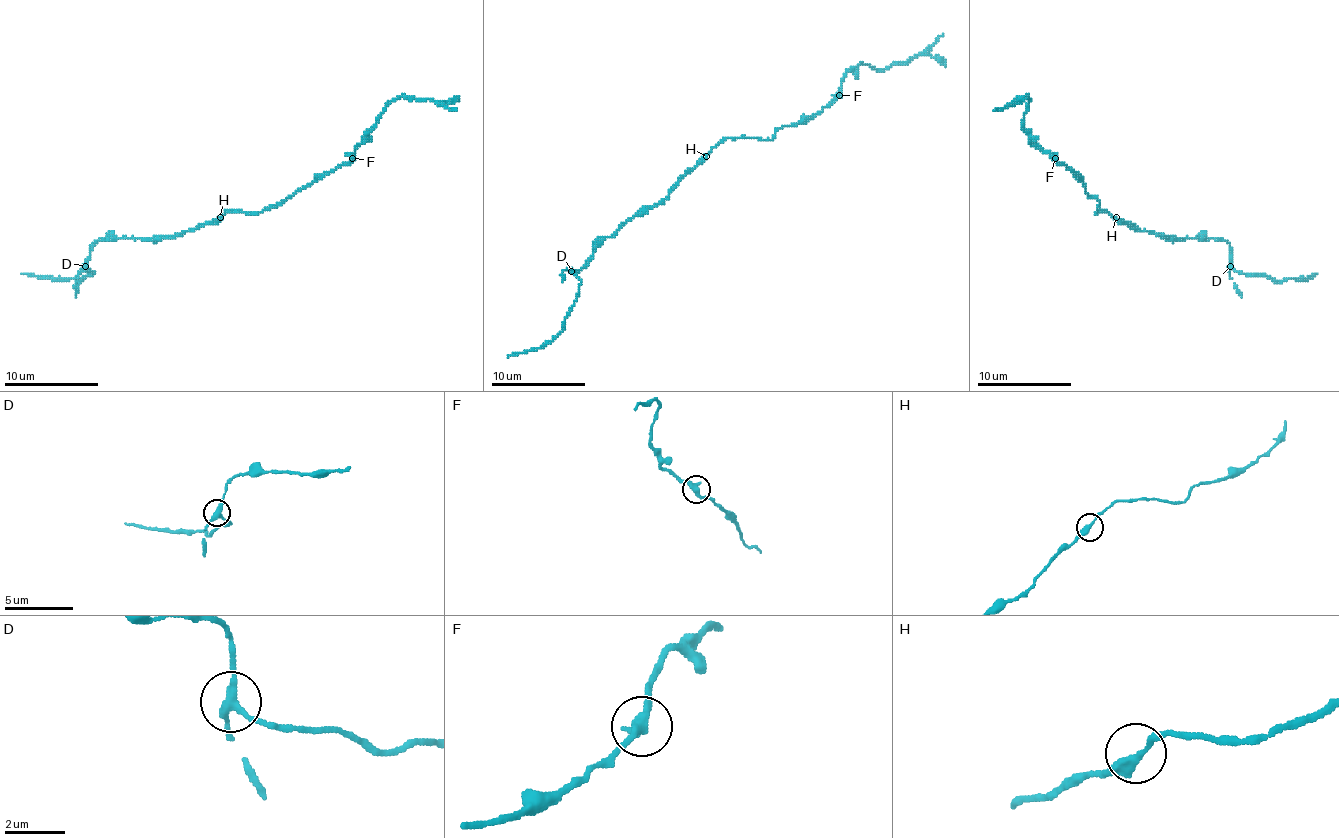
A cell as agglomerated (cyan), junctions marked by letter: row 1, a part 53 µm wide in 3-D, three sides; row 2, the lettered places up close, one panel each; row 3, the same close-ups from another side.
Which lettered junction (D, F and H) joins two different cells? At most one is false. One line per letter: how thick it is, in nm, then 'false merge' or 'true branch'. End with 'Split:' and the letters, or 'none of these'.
D: calibre 280 nm; false merge
F: calibre 320 nm; true branch
H: calibre 320 nm; true branch
Split: D

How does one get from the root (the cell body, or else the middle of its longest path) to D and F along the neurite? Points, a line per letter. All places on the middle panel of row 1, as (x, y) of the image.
D: (706, 154), (664, 199), (652, 206), (643, 206), (595, 249), (593, 258), (581, 270), (572, 270)
F: (706, 154), (728, 138), (770, 140), (780, 128), (796, 126), (827, 107), (839, 95)

